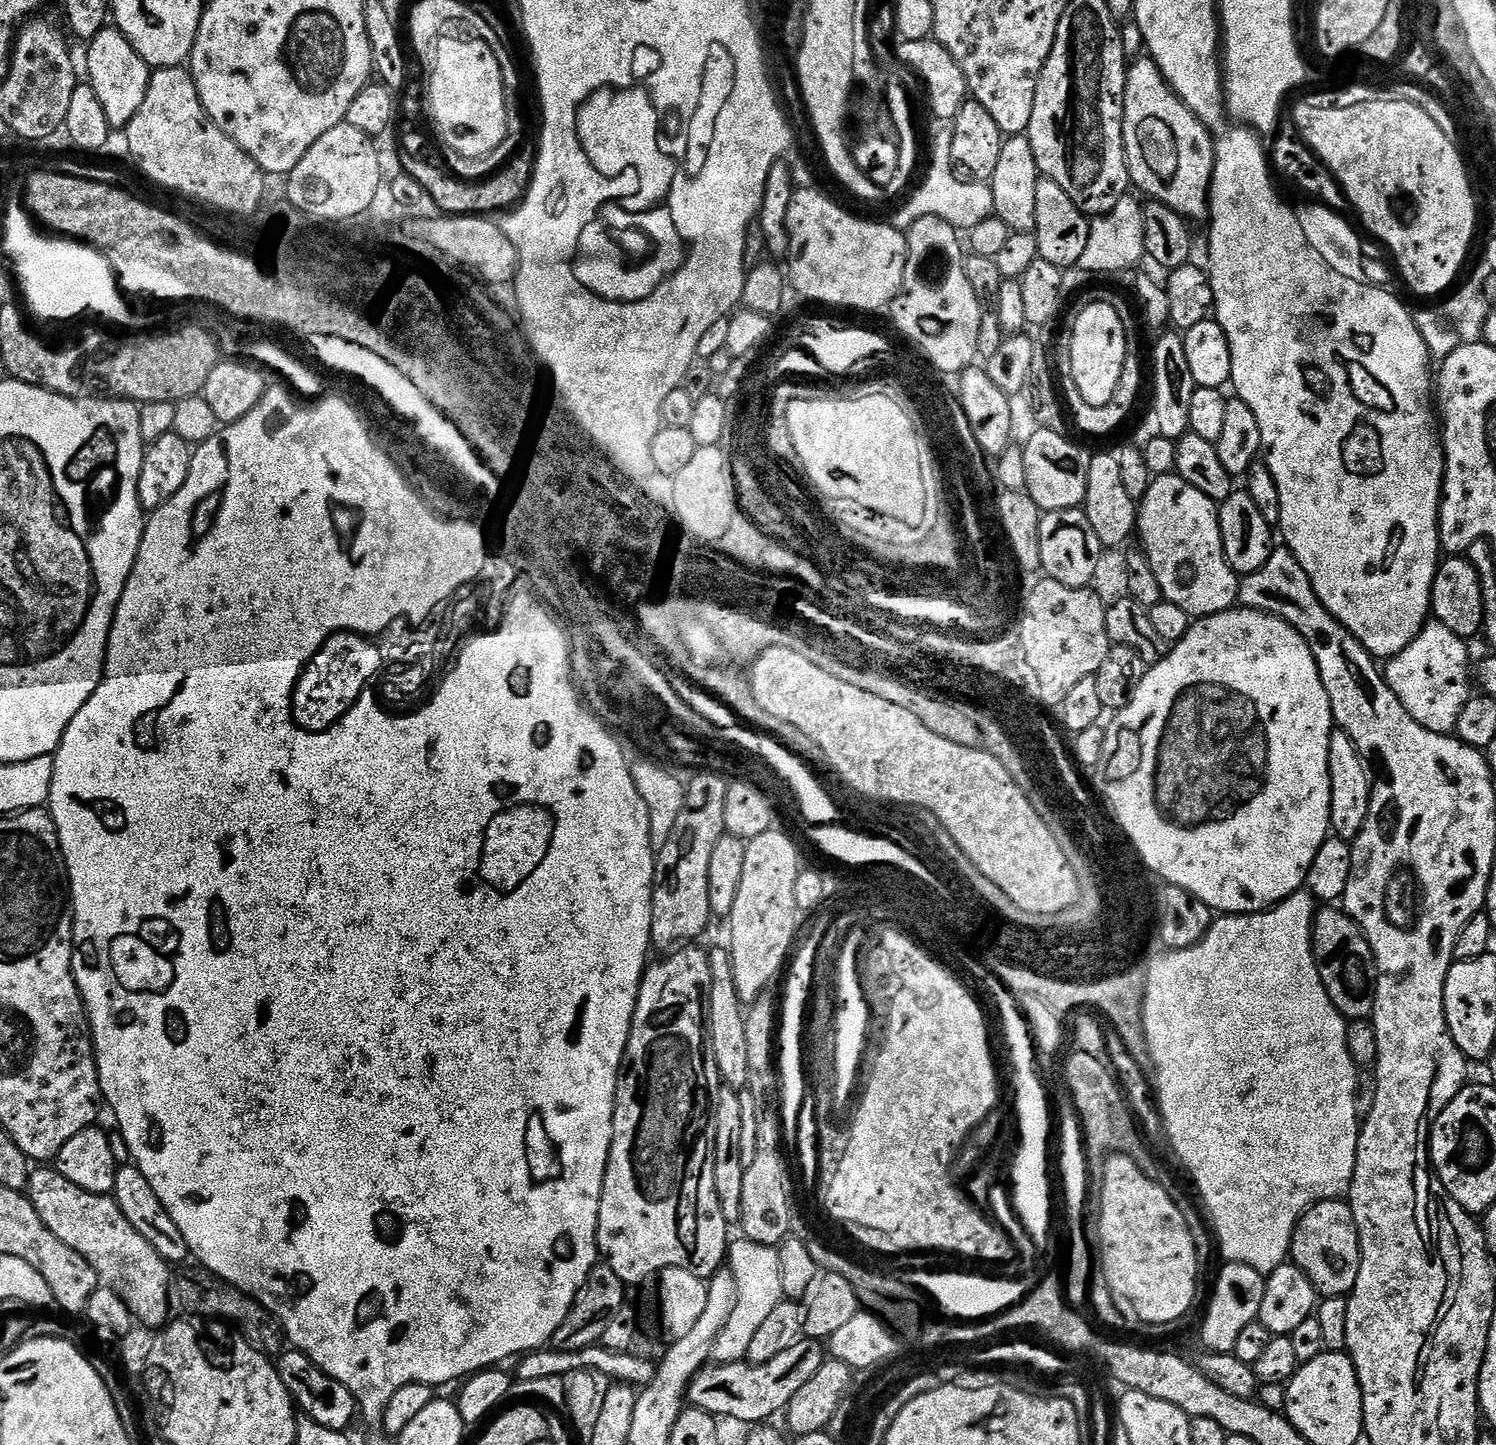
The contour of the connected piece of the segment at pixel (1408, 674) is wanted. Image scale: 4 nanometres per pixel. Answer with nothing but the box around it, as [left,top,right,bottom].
[1386,619,1474,733]

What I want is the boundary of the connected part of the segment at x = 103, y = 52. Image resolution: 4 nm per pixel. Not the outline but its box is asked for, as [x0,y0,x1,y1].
[87,26,150,130]

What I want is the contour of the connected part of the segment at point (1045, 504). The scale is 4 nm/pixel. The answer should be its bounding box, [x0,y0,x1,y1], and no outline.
[1023,427,1092,513]

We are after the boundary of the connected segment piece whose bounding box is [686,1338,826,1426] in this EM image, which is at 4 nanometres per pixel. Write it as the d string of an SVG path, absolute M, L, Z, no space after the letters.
M800 1340L790 1350L782 1350L778 1358L770 1358L770 1362L750 1364L747 1362L721 1364L705 1363L697 1372L696 1377L688 1386L687 1403L693 1408L701 1408L711 1416L740 1418L748 1425L756 1426L768 1422L771 1416L776 1416L787 1409L790 1398L818 1374L818 1368L826 1359L826 1348L819 1340Z

